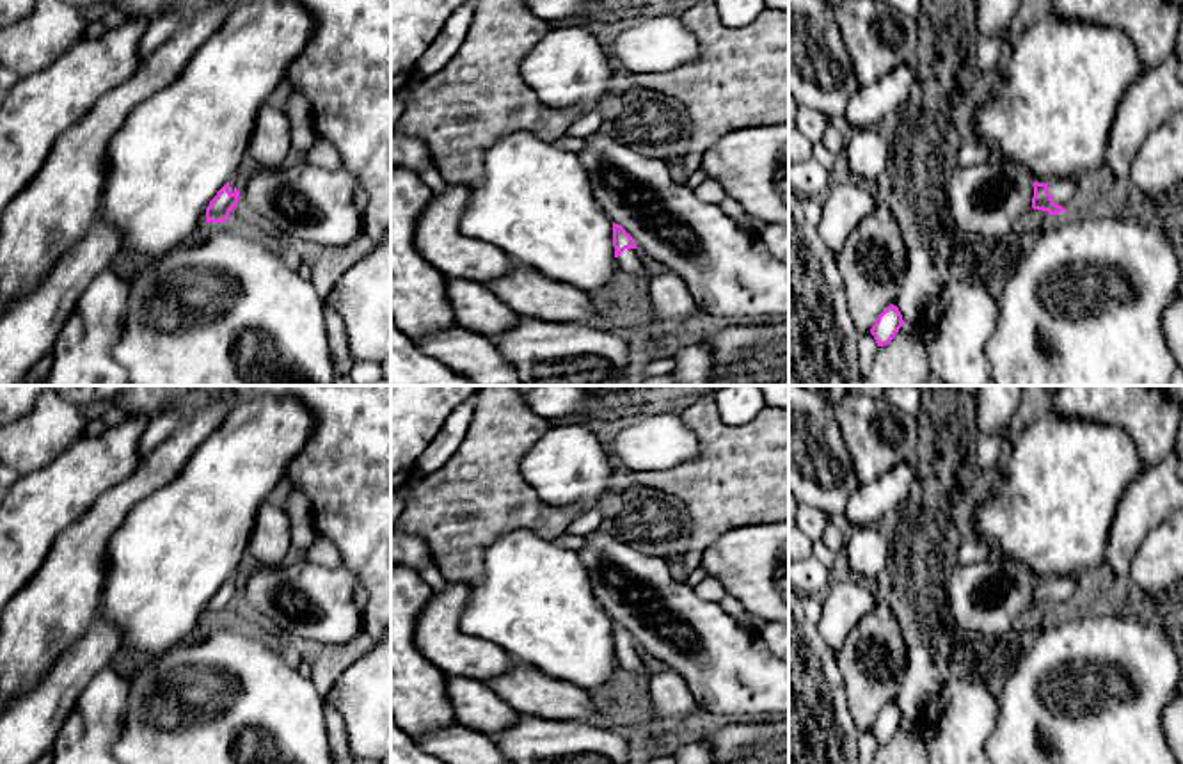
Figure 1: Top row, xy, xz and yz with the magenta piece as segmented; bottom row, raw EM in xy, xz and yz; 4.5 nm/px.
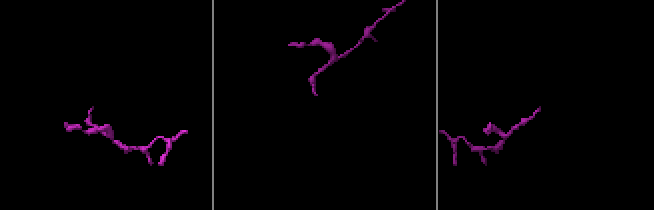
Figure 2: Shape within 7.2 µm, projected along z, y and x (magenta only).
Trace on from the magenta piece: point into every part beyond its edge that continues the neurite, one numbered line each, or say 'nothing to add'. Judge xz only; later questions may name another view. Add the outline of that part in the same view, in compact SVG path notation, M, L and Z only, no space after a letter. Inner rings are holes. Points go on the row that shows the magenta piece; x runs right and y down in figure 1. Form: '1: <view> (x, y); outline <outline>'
1: xz (629, 262); outline M625 249L616 258L616 265L620 272L625 272L627 275L632 275L632 277L639 277L645 274L641 252L638 249Z

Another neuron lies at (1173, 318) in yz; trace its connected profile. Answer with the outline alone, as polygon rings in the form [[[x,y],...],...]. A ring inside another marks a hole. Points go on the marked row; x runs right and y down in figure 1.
[[[1178,297],[1163,313],[1163,336],[1176,364],[1183,370],[1183,300]]]

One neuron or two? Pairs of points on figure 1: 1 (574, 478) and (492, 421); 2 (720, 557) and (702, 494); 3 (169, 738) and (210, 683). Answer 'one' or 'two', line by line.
1: two
2: two
3: one

